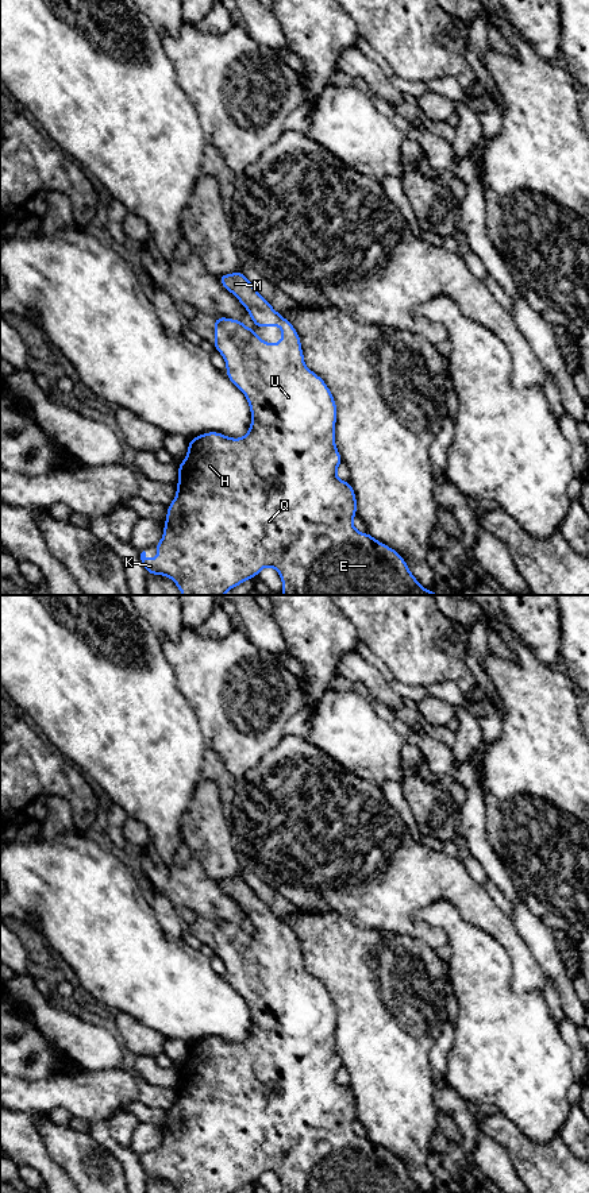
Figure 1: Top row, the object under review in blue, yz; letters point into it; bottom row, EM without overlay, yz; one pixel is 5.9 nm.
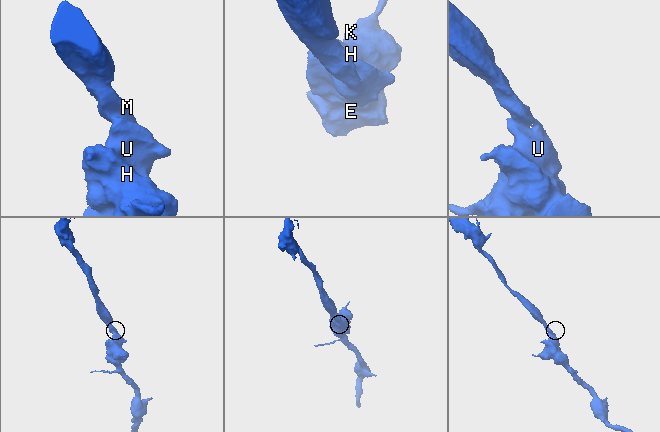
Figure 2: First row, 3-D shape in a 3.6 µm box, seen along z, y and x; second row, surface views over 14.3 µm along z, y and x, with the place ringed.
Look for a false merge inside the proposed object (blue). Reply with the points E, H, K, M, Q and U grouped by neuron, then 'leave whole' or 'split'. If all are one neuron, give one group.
groups E H K M Q U; leave whole

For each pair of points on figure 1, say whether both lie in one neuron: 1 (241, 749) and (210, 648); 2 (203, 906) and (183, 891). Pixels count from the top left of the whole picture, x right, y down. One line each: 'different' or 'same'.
1: same
2: same

